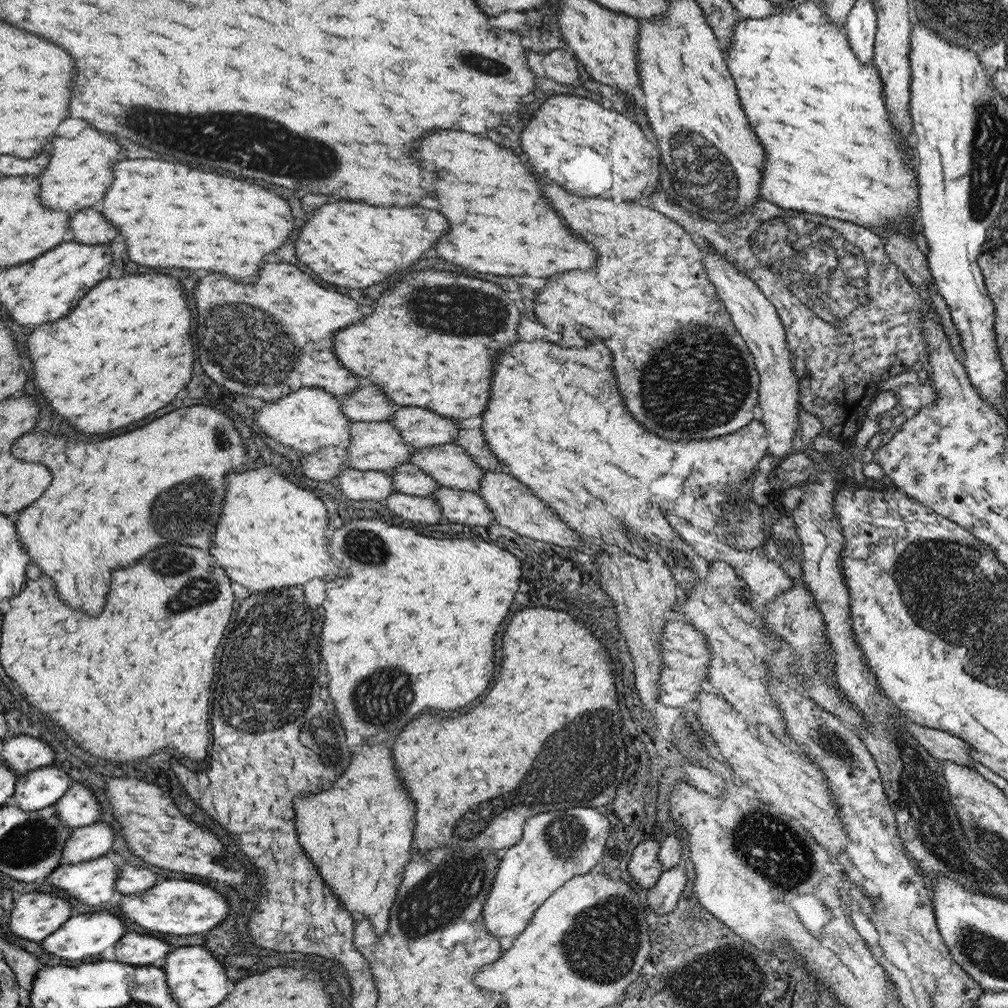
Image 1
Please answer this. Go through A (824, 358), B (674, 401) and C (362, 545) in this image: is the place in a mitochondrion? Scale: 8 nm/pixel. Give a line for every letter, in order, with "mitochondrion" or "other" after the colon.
A: other
B: mitochondrion
C: mitochondrion

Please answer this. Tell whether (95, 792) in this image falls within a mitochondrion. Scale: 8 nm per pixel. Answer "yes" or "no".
no

